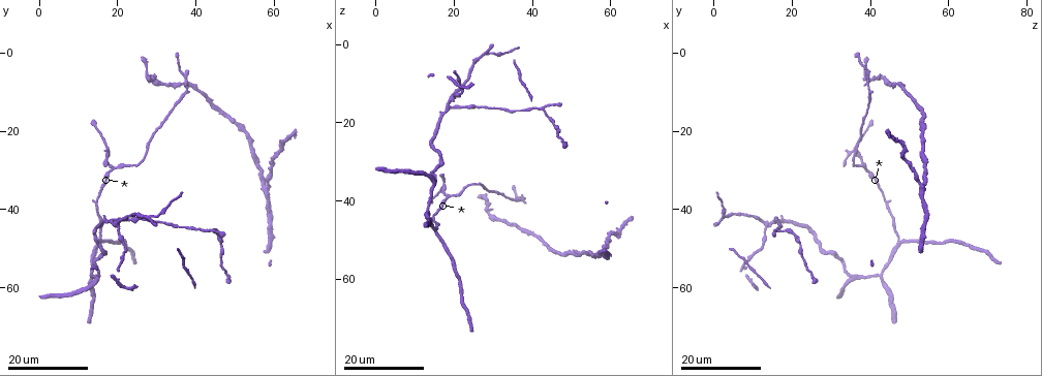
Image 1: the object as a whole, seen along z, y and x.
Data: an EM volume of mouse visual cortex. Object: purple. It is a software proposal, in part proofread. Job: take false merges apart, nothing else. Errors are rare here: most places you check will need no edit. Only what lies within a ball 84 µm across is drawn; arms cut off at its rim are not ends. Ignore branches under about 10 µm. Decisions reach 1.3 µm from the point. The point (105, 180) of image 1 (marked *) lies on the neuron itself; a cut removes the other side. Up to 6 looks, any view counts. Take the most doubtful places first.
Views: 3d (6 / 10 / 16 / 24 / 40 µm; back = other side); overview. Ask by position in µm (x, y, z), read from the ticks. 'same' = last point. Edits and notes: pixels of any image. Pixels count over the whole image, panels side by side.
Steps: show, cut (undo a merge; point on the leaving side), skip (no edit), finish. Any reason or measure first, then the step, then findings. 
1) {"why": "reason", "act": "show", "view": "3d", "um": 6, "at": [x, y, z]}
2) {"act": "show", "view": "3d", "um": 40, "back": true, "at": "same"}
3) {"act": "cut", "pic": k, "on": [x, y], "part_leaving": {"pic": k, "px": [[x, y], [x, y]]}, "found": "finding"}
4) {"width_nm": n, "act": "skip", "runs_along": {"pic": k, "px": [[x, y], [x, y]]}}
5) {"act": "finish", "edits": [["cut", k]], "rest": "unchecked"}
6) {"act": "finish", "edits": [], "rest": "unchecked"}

{"act": "show", "view": "3d", "um": 16, "at": [58.0, 35.0, 53.5]}

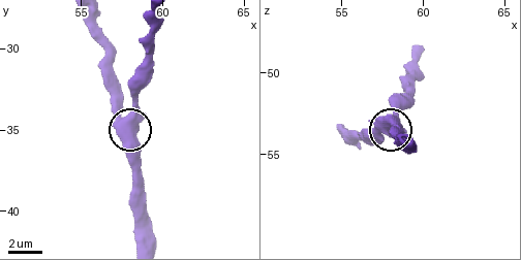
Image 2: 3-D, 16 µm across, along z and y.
{"act": "show", "view": "3d", "um": 10, "at": "same"}

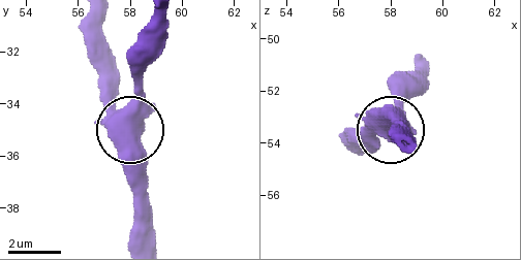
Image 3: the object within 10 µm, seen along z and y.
{"act": "skip", "found": "continuous, no second neuron"}

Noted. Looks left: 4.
{"why": "three arms meet", "act": "show", "view": "3d", "um": 24, "at": [18.5, 29.0, 39.0]}

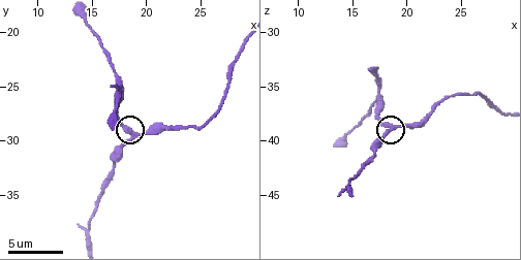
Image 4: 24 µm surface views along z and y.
{"act": "show", "view": "3d", "um": 6, "at": [19.0, 29.4, 38.8]}

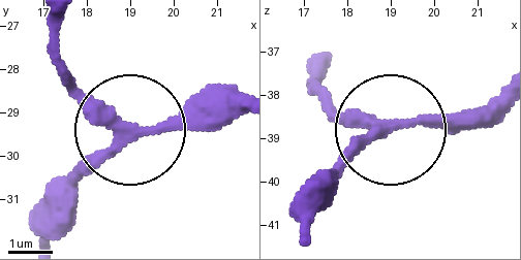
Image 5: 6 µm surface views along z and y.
{"width_nm": 250, "act": "skip", "found": "continuous, no second neuron"}

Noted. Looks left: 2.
{"why": "three arms meet", "act": "show", "view": "3d", "um": 10, "at": [17.6, 24.6, 36.2]}

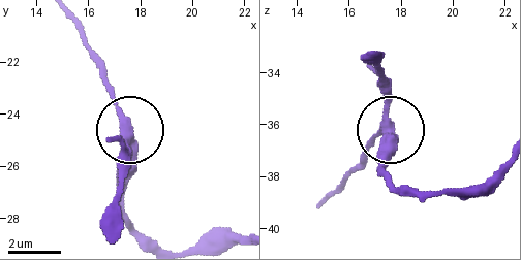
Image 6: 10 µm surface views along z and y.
{"act": "skip", "runs_along": {"pic": 6, "px": [[410, 196], [381, 173], [389, 127], [358, 164]]}, "found": "continuous, no second neuron"}

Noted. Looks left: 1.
{"act": "finish", "edits": [], "rest": "unchecked"}

